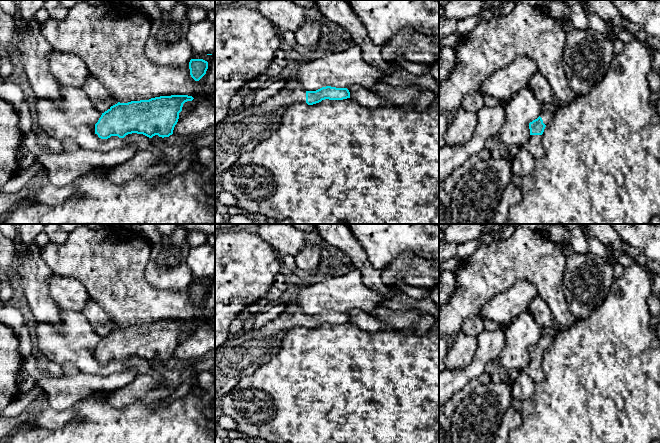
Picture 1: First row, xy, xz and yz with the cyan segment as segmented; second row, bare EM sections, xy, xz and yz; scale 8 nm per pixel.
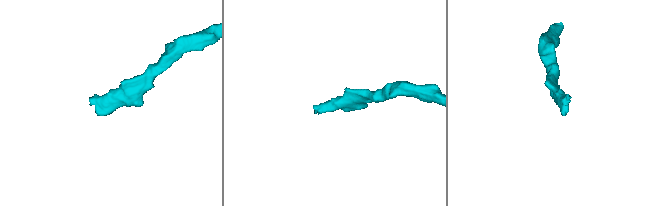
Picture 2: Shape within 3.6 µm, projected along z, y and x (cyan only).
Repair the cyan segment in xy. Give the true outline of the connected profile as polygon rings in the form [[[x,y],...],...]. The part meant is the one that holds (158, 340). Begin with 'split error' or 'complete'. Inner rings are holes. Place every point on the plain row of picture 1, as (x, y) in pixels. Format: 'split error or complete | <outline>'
complete | [[[171,319],[149,324],[131,325],[111,330],[95,348],[95,358],[101,363],[111,360],[124,362],[128,358],[169,361],[173,358],[183,328],[194,322],[188,319]]]

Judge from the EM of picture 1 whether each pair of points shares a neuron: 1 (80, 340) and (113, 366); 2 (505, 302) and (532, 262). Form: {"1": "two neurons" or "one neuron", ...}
{"1": "one neuron", "2": "two neurons"}

